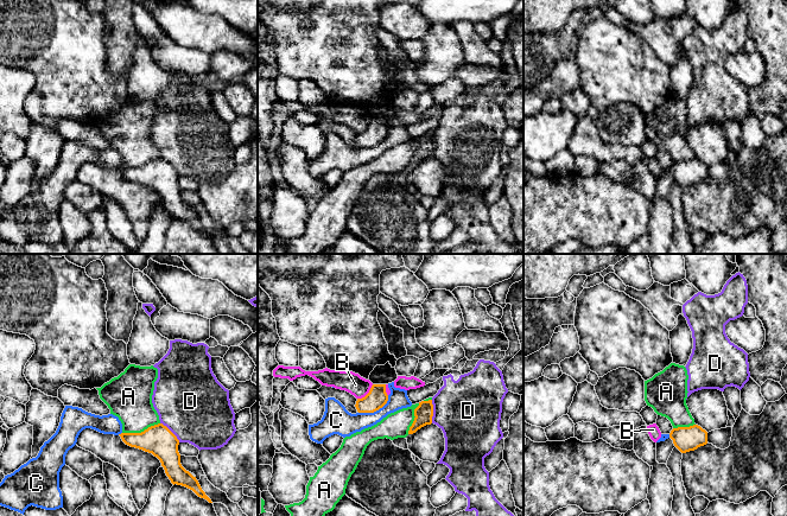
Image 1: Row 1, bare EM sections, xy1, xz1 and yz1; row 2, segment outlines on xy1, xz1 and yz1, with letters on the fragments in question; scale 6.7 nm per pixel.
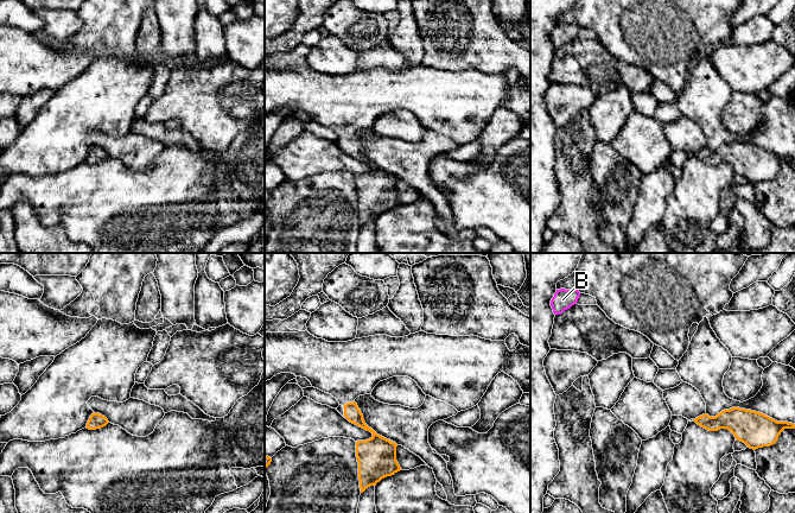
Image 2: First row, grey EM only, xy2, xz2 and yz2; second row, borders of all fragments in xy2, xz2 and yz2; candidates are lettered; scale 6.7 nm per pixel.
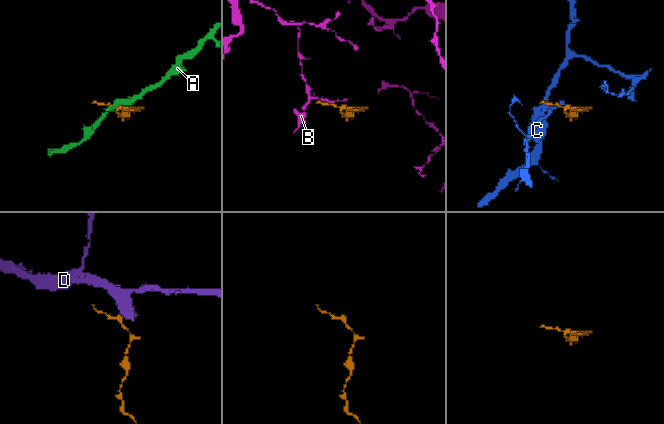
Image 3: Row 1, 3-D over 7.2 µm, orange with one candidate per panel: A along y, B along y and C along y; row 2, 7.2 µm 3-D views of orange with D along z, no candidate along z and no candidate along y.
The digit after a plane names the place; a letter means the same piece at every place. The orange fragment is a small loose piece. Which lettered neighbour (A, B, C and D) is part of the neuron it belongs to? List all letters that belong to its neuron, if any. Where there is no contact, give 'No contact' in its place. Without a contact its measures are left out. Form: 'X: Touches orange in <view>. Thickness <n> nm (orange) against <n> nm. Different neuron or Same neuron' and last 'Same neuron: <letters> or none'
A: Touches orange in xy1. Thickness 200 nm (orange) against 300 nm. Different neuron
B: Touches orange in xz1. Thickness 140 nm (orange) against 140 nm. Different neuron
C: Touches orange in xz1. Thickness 140 nm (orange) against 170 nm. Different neuron
D: Touches orange in xz1. Thickness 120 nm (orange) against 440 nm. Different neuron
Same neuron: none

